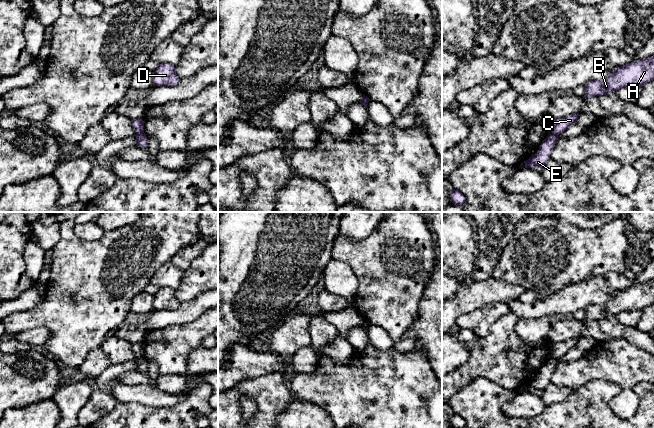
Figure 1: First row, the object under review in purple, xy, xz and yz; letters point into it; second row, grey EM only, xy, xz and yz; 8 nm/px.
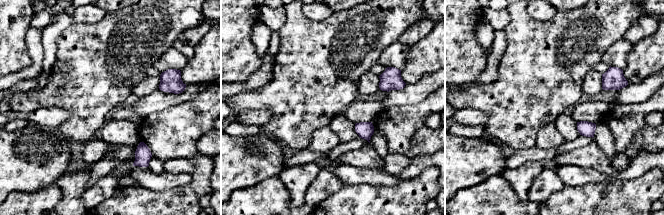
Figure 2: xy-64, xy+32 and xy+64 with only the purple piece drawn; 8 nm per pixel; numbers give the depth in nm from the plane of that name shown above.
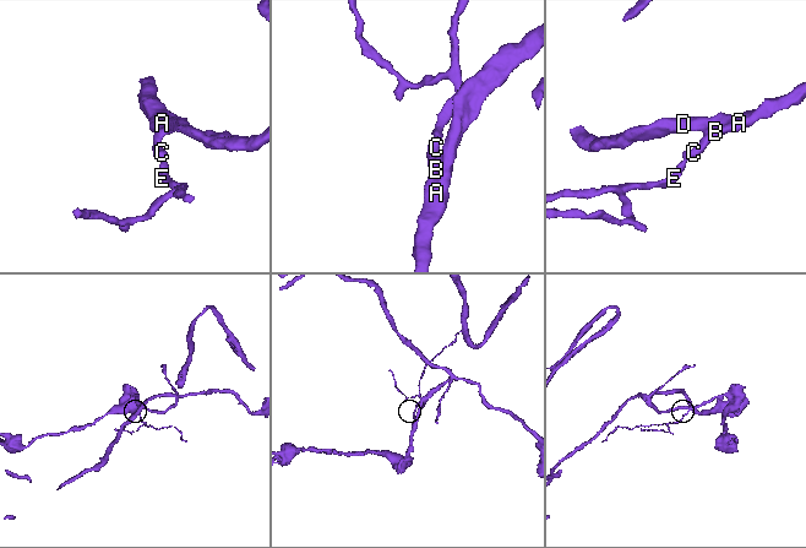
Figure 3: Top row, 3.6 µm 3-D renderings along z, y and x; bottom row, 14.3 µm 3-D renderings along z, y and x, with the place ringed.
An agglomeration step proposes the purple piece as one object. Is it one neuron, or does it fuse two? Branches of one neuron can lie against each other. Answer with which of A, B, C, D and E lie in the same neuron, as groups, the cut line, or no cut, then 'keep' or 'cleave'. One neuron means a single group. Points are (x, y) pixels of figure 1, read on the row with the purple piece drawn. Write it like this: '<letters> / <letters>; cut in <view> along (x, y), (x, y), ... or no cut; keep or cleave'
A B C D / E; cut in xy along (143, 132), (137, 135); cleave

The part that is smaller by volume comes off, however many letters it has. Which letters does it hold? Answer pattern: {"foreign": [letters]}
{"foreign": ["E"]}

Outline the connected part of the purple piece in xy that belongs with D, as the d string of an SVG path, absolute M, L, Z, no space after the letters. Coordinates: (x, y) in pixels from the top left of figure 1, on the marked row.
M169 63L159 64L158 68L154 71L153 85L154 86L177 86L180 78L175 72L175 66Z

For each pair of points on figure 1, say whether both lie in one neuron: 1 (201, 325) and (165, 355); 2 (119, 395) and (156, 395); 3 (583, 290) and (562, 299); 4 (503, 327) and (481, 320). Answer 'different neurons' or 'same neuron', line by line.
1: same neuron
2: same neuron
3: same neuron
4: different neurons

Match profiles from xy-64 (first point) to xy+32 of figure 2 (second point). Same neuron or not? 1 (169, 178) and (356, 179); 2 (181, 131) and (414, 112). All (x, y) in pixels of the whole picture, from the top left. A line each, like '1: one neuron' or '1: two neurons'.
1: one neuron
2: one neuron

